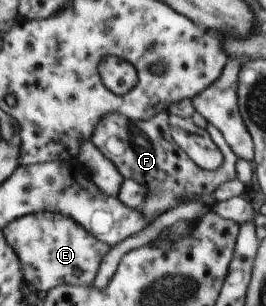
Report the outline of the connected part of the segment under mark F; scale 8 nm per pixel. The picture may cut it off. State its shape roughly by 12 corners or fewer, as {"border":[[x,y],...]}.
{"border":[[167,113],[146,121],[105,115],[89,140],[122,179],[147,191],[202,197],[235,178],[221,153],[202,169],[171,140]]}

